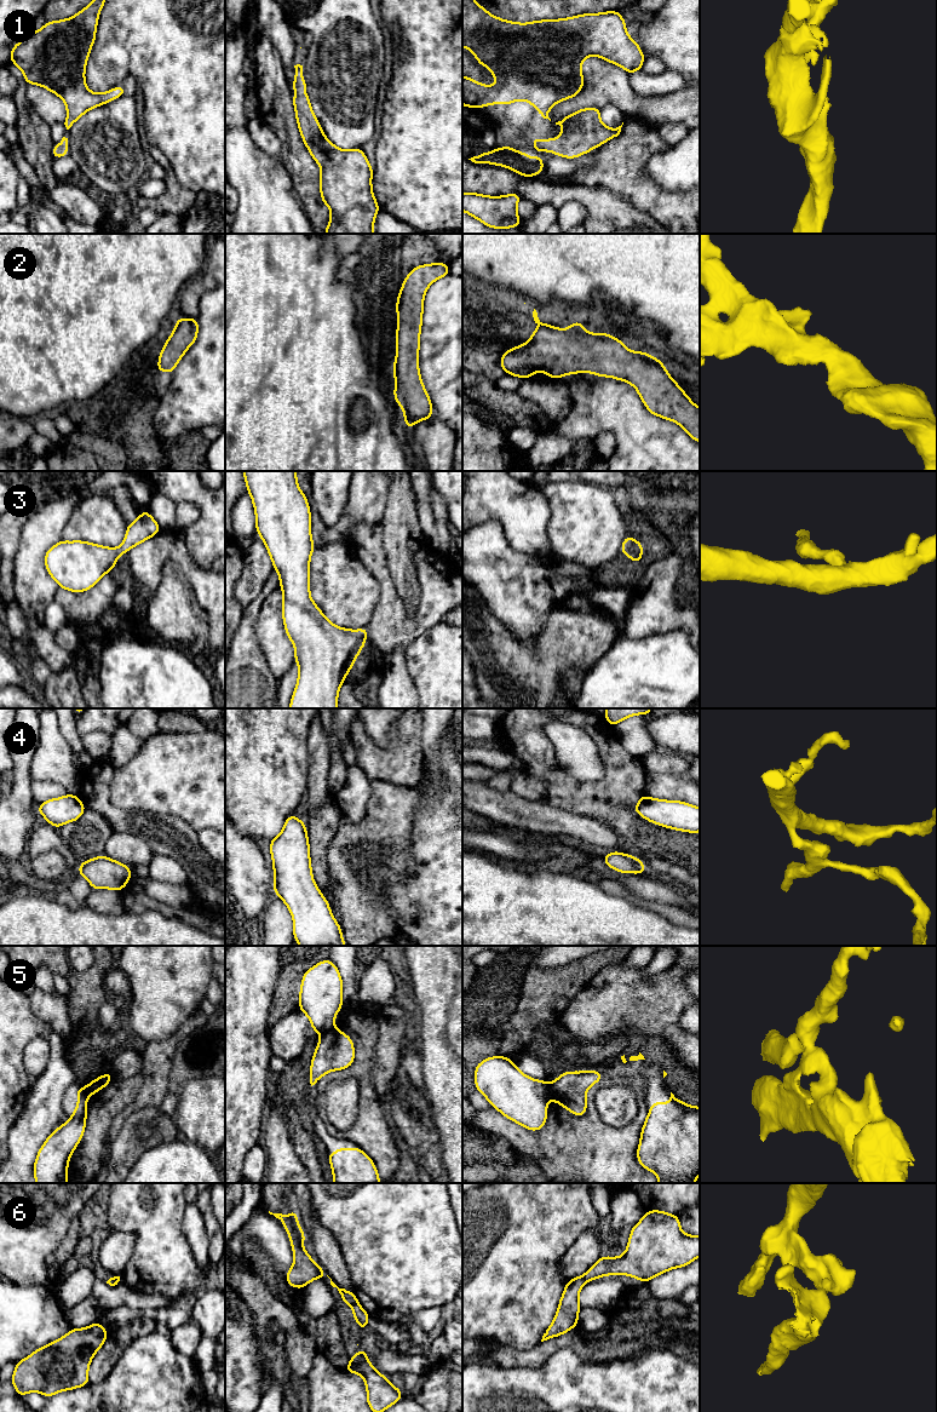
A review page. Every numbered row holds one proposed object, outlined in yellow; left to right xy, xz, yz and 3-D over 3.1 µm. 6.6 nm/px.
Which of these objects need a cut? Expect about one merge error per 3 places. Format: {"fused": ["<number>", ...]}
{"fused": ["5", "6"]}

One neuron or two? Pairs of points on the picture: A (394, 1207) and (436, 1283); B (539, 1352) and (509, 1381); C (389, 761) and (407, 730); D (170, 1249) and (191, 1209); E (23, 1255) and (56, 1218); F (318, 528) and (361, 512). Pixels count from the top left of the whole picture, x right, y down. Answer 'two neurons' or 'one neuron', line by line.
A: one neuron
B: two neurons
C: one neuron
D: two neurons
E: one neuron
F: one neuron

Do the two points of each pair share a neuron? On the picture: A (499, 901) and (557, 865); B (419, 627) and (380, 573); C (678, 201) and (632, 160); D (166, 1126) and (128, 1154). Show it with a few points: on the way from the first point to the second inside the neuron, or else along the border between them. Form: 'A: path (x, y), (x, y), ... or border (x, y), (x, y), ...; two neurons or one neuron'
A: border (521, 865), (528, 870), (574, 872), (576, 874); two neurons
B: path (404, 619), (390, 604), (386, 587); one neuron
C: path (664, 201), (660, 201), (633, 174); one neuron
D: path (156, 1128), (138, 1144); one neuron

